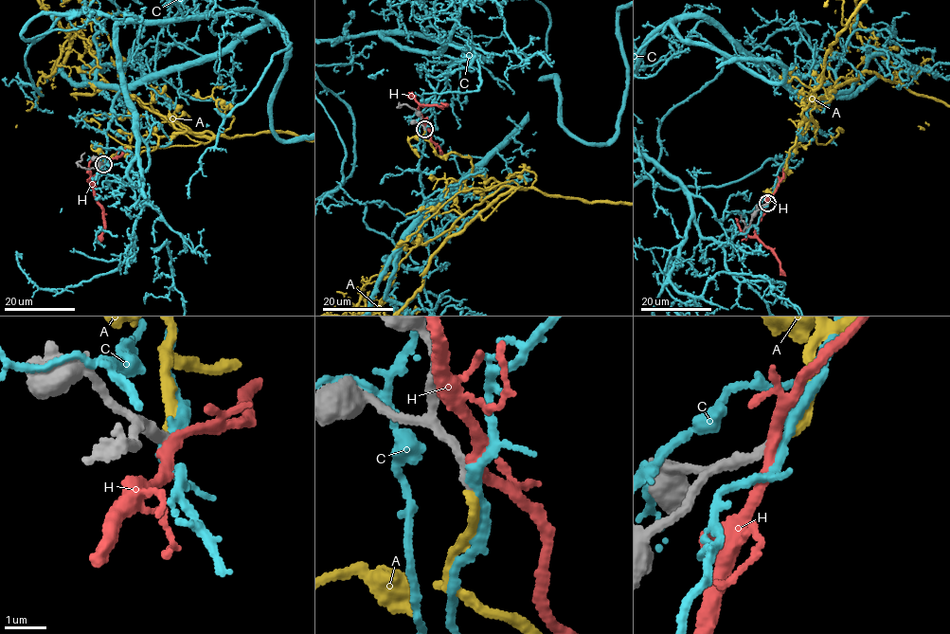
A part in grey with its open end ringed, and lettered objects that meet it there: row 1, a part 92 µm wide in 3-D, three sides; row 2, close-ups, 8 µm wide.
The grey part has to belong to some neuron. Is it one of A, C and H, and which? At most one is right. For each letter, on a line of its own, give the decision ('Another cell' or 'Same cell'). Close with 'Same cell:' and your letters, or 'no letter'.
A: Same cell
C: Another cell
H: Another cell
Same cell: A

